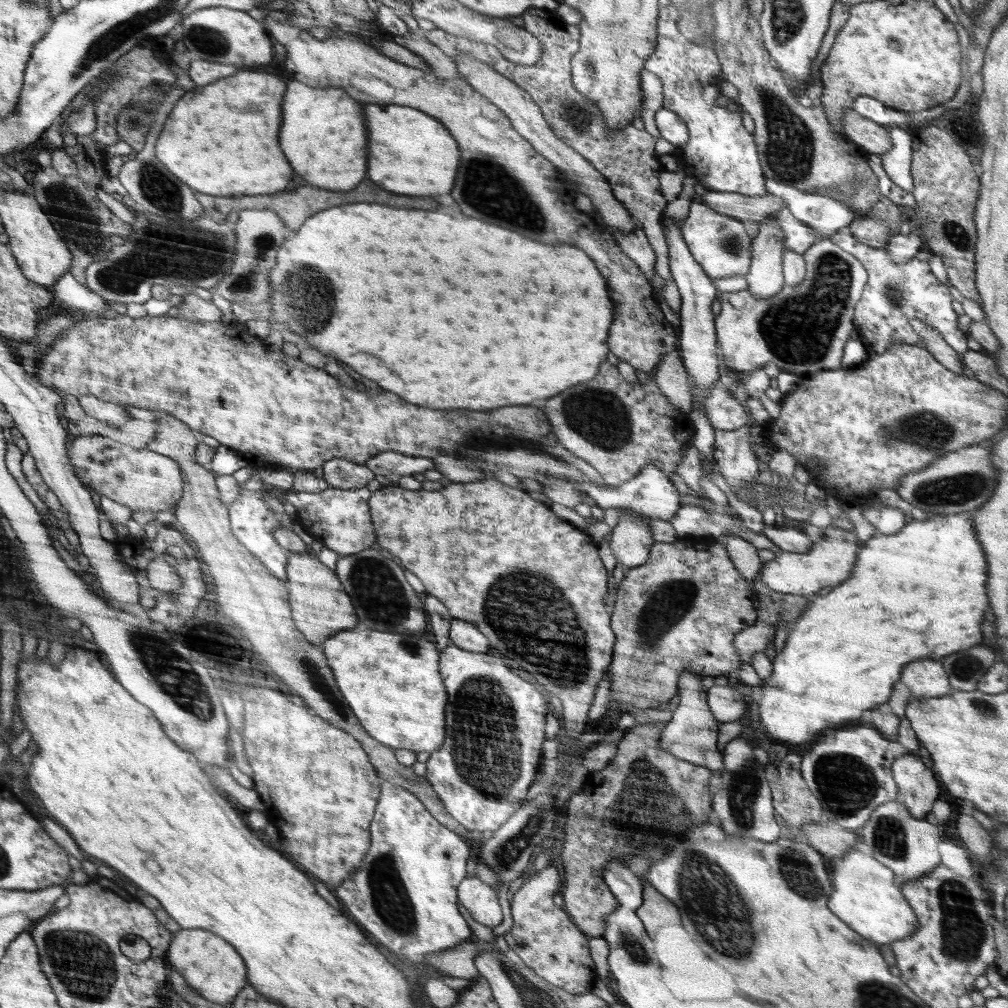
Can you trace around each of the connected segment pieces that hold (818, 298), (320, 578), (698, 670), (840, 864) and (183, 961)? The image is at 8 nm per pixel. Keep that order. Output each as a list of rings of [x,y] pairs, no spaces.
[[[822,237],[803,252],[805,277],[794,287],[795,300],[776,302],[774,296],[757,299],[748,289],[738,292],[722,292],[718,298],[721,311],[715,317],[717,353],[719,365],[740,373],[760,371],[764,365],[773,363],[780,371],[796,375],[801,381],[819,375],[822,371],[840,368],[843,364],[845,345],[856,329],[855,313],[863,288],[867,283],[867,272],[862,263],[853,255]]]
[[[286,527],[277,528],[274,537],[281,547],[288,552],[287,584],[290,596],[293,620],[297,628],[304,633],[306,640],[315,645],[324,643],[332,638],[338,631],[356,627],[360,623],[353,599],[344,592],[339,575],[326,567],[310,547]]]
[[[679,540],[674,543],[655,542],[650,549],[649,559],[640,566],[626,570],[625,577],[620,582],[616,590],[616,601],[613,605],[613,624],[612,627],[617,635],[616,646],[614,647],[614,660],[610,664],[610,672],[612,673],[611,696],[614,699],[613,708],[608,710],[608,716],[612,720],[618,720],[621,716],[623,706],[634,706],[634,708],[654,708],[660,704],[668,703],[668,701],[680,691],[679,685],[682,674],[686,671],[692,671],[702,679],[705,676],[720,676],[724,672],[736,670],[740,666],[740,653],[737,651],[733,640],[740,631],[745,628],[752,627],[757,622],[758,616],[756,612],[757,606],[753,603],[754,593],[750,590],[749,581],[738,572],[736,565],[733,563],[732,557],[729,555],[728,549],[717,541],[710,548],[695,548],[690,542]]]
[[[855,848],[833,861],[832,867],[834,892],[829,896],[829,905],[850,928],[879,946],[891,946],[917,930],[917,915],[900,888],[894,884],[893,869]]]
[[[183,928],[175,933],[175,936],[169,951],[170,965],[175,967],[175,970],[190,982],[190,986],[200,994],[204,994],[208,1000],[222,1005],[234,1002],[240,988],[246,986],[246,966],[238,950],[222,936],[202,928],[198,930]]]

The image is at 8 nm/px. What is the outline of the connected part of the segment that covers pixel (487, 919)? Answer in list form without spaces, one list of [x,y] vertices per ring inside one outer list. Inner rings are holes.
[[[474,876],[464,879],[457,888],[457,892],[467,917],[491,929],[502,922],[500,904],[490,884]]]

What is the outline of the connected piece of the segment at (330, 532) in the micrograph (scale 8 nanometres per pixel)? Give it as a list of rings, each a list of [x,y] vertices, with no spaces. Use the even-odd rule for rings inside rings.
[[[329,486],[316,493],[288,490],[285,499],[296,507],[296,519],[302,528],[341,557],[370,549],[376,541],[368,504],[370,494],[367,487],[341,489]]]

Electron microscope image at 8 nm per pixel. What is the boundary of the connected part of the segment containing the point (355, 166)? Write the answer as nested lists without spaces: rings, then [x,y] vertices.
[[[302,81],[290,82],[290,96],[286,96],[286,128],[282,128],[282,148],[294,160],[298,176],[308,184],[330,190],[352,190],[366,174],[366,126],[361,101],[354,100],[344,87],[310,88]]]

